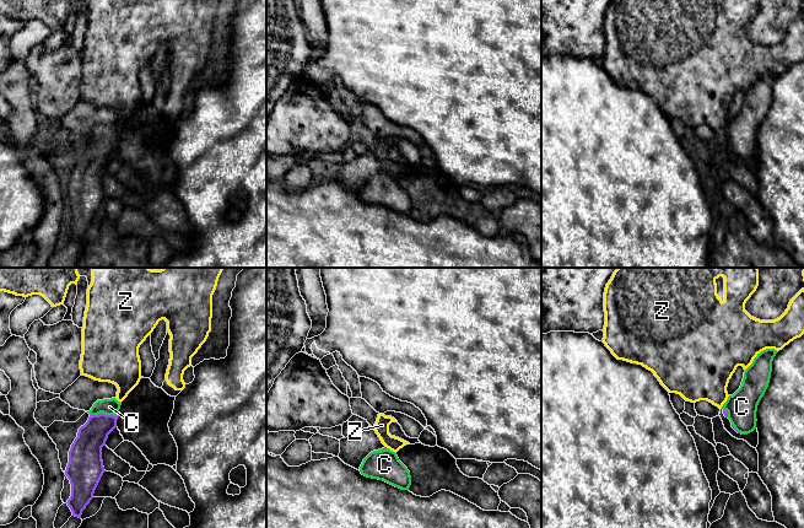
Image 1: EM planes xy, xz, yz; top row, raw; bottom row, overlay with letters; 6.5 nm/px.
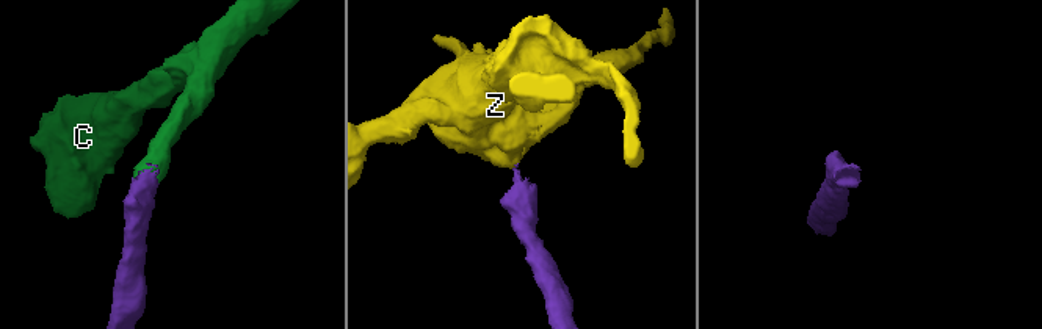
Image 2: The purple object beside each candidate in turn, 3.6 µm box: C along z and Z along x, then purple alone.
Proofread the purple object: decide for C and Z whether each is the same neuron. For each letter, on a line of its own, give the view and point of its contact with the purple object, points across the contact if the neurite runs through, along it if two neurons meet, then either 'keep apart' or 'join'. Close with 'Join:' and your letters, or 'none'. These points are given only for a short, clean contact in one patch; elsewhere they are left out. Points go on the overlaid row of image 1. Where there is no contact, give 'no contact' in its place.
C: meets purple in xy at (104, 414); runs through xy (91, 437), (104, 414), (109, 407); join
Z: no contact; keep apart
Join: C

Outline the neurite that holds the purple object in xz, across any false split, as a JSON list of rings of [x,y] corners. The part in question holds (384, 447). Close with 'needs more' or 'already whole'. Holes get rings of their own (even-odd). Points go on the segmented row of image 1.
[[[387,447],[371,452],[363,459],[360,472],[367,478],[383,480],[401,490],[409,490],[411,485],[410,472],[396,453]]]; needs more

